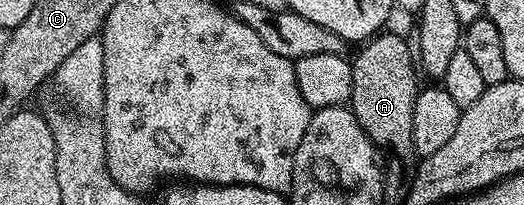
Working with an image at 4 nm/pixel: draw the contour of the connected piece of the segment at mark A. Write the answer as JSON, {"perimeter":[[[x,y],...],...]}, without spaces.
{"perimeter":[[[379,33],[369,39],[359,49],[363,50],[353,55],[352,96],[348,108],[375,147],[387,146],[404,165],[413,167],[416,155],[412,140],[412,108],[416,108],[416,95],[420,89],[419,71],[416,69],[411,43],[409,46],[400,35],[386,33]]]}

